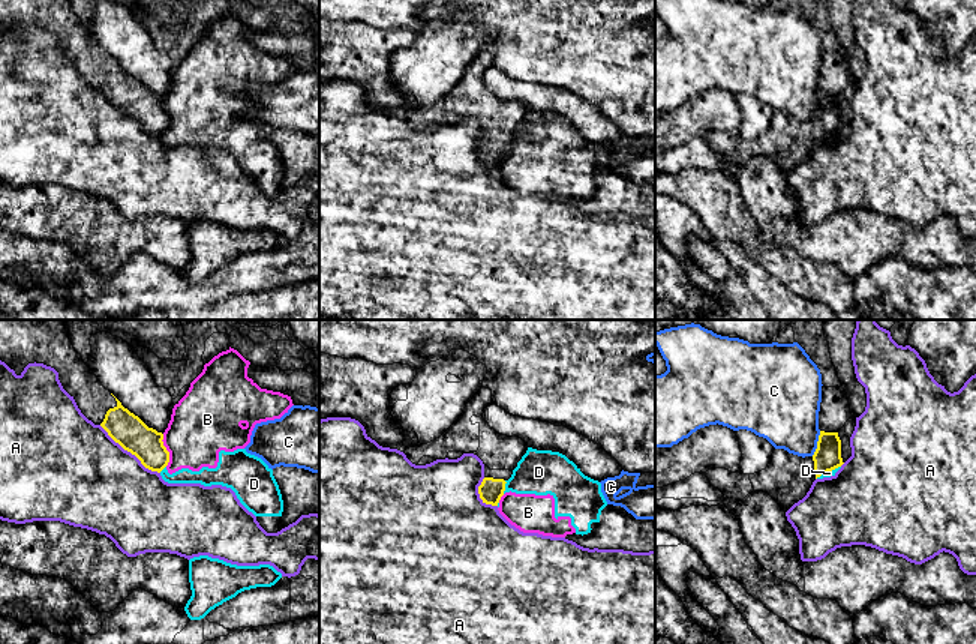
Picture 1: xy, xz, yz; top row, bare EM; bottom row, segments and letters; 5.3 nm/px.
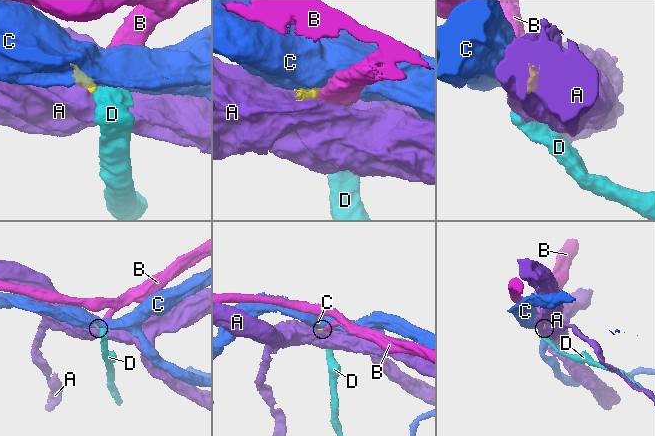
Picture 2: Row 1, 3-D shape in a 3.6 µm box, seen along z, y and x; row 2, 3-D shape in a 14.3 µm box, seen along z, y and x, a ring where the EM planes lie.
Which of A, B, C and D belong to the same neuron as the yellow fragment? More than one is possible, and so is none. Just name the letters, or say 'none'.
none

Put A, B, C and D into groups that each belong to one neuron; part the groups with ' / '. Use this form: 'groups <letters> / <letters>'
groups A / B D / C

